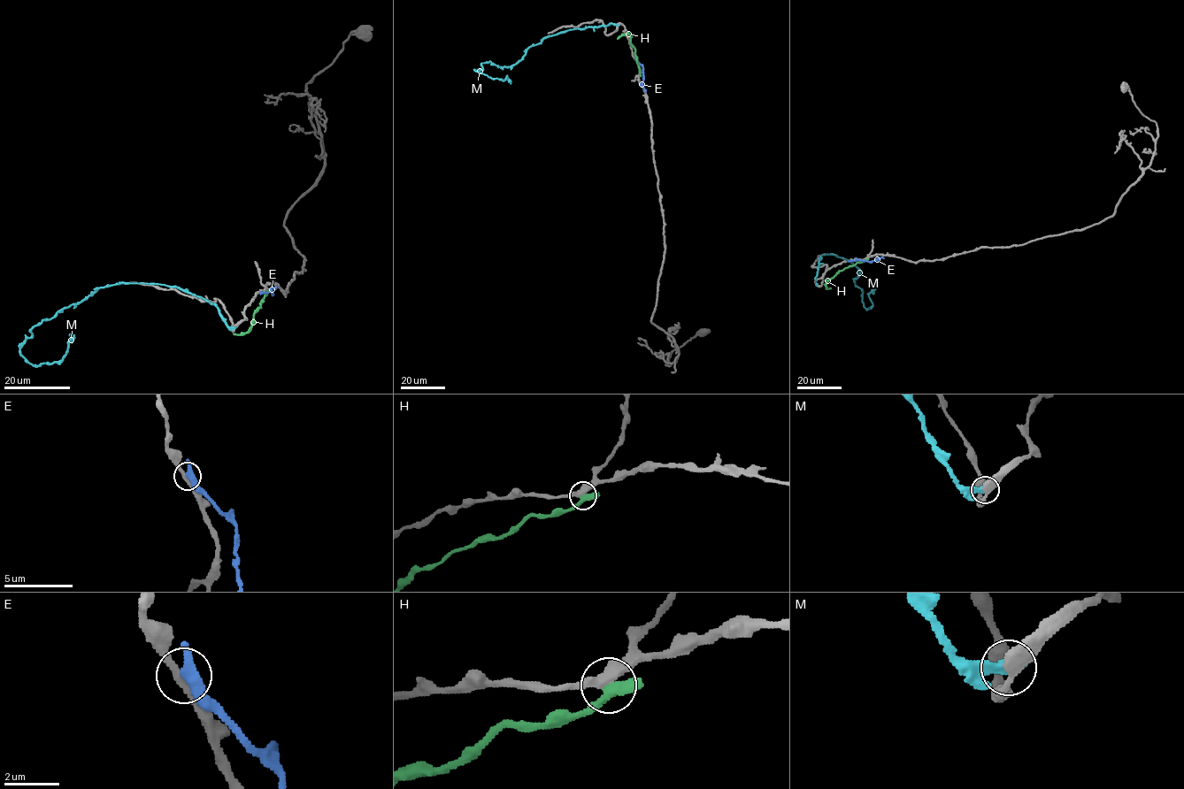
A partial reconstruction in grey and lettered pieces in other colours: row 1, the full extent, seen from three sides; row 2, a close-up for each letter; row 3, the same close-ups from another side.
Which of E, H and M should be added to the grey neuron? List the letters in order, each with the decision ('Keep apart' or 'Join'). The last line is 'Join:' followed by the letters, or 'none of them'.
E: Keep apart
H: Keep apart
M: Keep apart
Join: none of them

